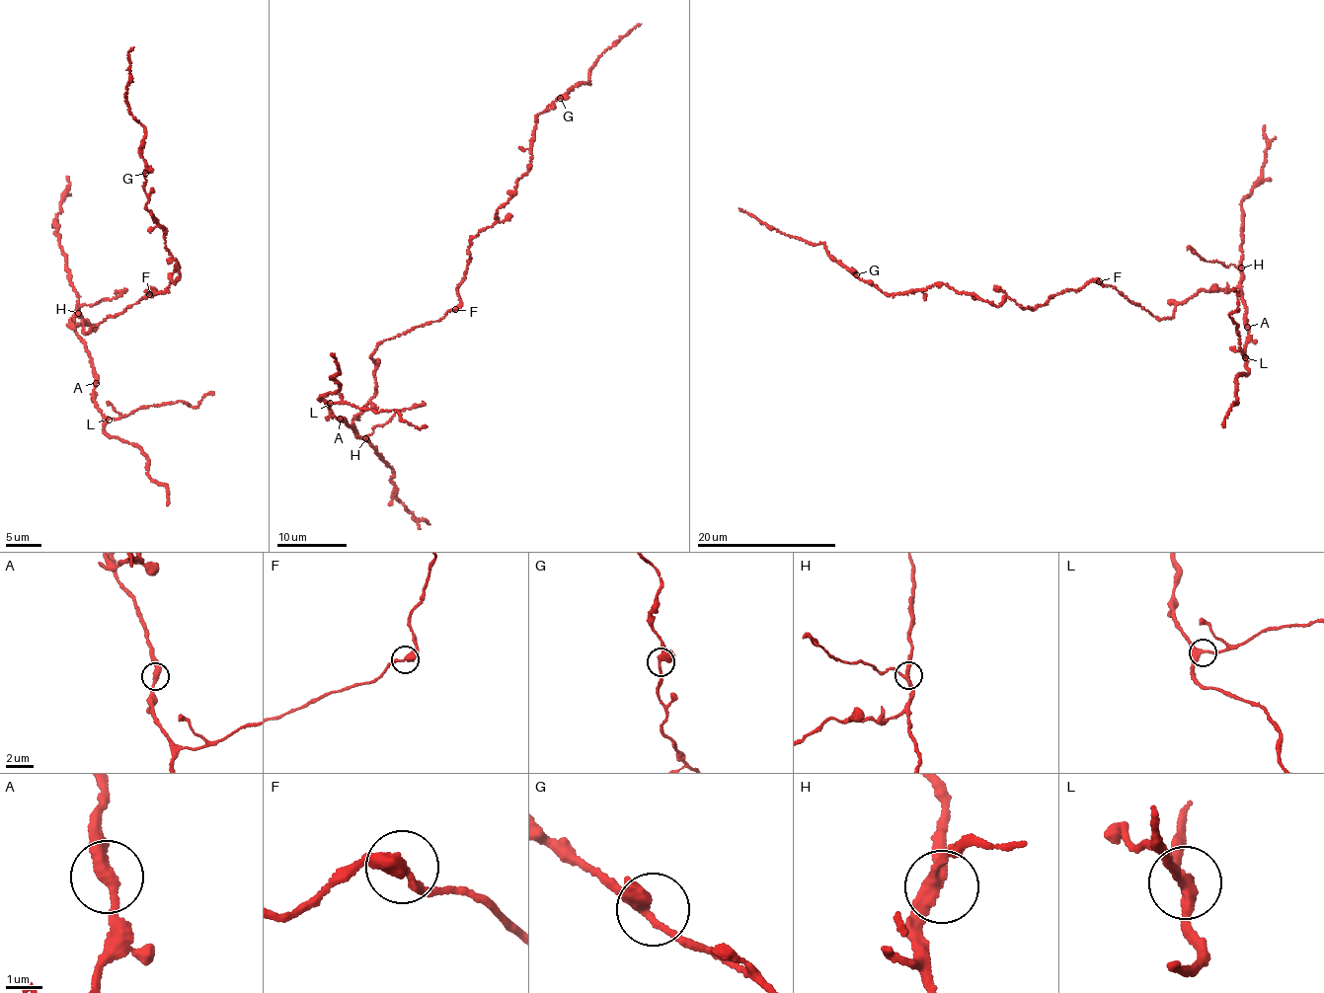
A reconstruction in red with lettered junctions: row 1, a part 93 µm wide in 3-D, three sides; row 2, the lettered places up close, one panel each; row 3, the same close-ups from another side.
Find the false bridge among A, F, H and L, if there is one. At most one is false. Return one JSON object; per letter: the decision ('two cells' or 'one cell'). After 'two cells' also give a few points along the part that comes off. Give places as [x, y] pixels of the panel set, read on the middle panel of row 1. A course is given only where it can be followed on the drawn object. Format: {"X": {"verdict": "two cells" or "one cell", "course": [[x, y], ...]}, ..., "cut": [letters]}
{"A": {"verdict": "one cell"}, "F": {"verdict": "one cell"}, "H": {"verdict": "one cell"}, "L": {"verdict": "one cell"}, "cut": []}

